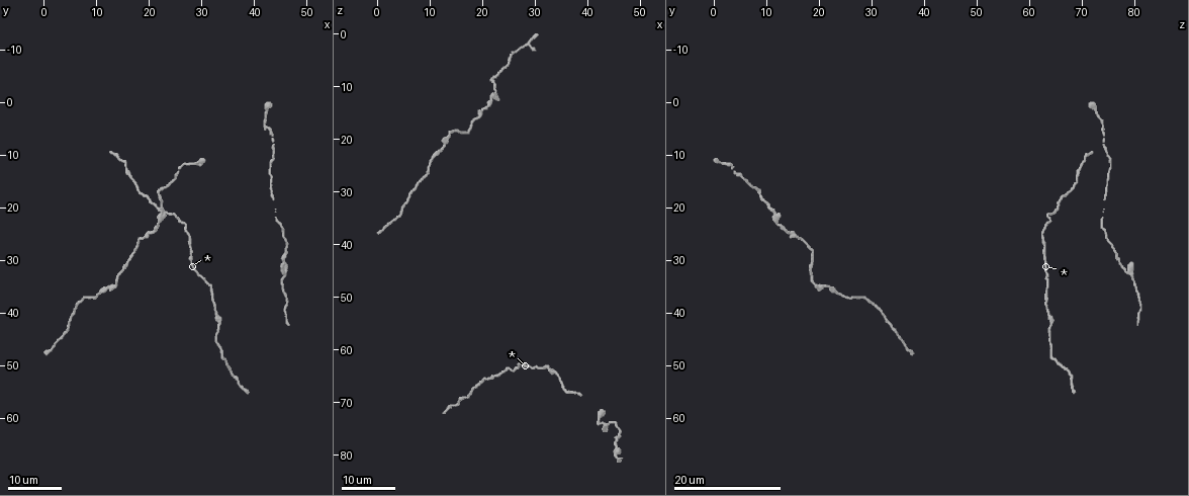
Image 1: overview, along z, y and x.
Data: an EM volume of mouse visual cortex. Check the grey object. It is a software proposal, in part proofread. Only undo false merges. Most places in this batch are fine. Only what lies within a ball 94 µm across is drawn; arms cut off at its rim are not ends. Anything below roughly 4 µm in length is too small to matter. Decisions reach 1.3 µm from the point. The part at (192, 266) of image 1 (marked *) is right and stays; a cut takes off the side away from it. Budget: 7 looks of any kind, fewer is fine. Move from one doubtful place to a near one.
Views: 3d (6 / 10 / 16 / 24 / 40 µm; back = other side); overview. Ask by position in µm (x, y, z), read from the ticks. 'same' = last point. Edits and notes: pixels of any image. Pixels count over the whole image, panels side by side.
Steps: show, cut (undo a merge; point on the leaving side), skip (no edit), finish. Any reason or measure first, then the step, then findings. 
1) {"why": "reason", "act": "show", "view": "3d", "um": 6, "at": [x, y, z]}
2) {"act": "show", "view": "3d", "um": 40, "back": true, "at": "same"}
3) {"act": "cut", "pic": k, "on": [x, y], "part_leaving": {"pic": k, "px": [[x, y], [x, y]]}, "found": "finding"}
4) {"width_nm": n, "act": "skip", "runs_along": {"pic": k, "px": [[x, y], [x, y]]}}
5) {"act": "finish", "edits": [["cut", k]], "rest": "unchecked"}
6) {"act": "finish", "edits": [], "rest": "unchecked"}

{"act": "show", "view": "3d", "um": 24, "at": [26.5, 23.5, 63.5]}

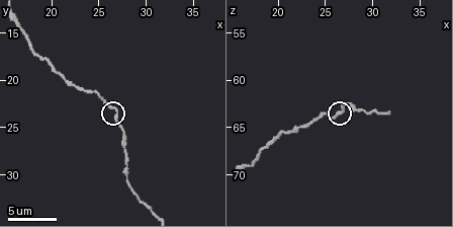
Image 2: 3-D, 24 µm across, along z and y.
{"why": "zoom in", "act": "show", "view": "3d", "um": 10, "at": [26.8, 23.2, 63.2]}

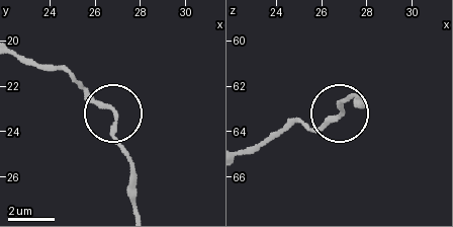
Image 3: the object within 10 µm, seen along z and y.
{"width_nm": 180, "act": "skip", "runs_along": {"pic": 3, "px": [[136, 208], [131, 167], [112, 116], [65, 71]]}, "found": "continuous, no second neuron"}

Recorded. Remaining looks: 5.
{"why": "thick turns thin", "act": "show", "view": "3d", "um": 16, "at": [46.0, 28.5, 76.0]}

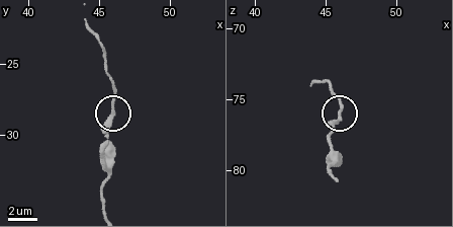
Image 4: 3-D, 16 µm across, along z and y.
{"act": "show", "view": "3d", "um": 6, "at": [46.0, 28.2, 76.2]}

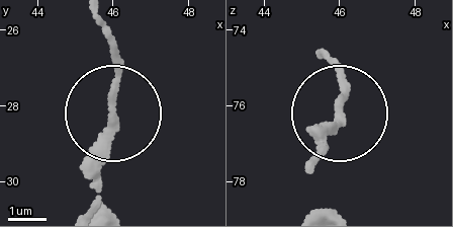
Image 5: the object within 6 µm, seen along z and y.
{"width_nm": 200, "act": "skip", "found": "all the same neuron"}

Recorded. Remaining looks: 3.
{"act": "show", "view": "3d", "um": 16, "at": [45.0, 31.5, 78.5]}

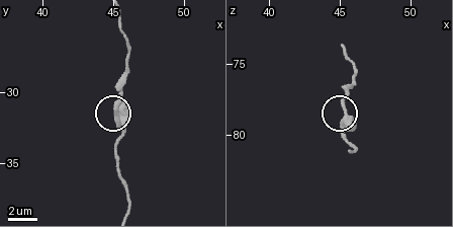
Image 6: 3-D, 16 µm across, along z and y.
{"act": "show", "view": "3d", "um": 6, "at": [45.4, 32.0, 78.2]}

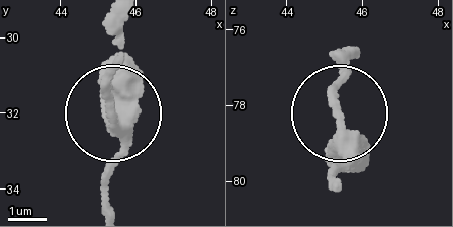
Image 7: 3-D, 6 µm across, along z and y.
{"act": "skip", "found": "continuous, no second neuron"}

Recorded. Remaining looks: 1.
{"act": "finish", "edits": [], "rest": "unchecked"}

